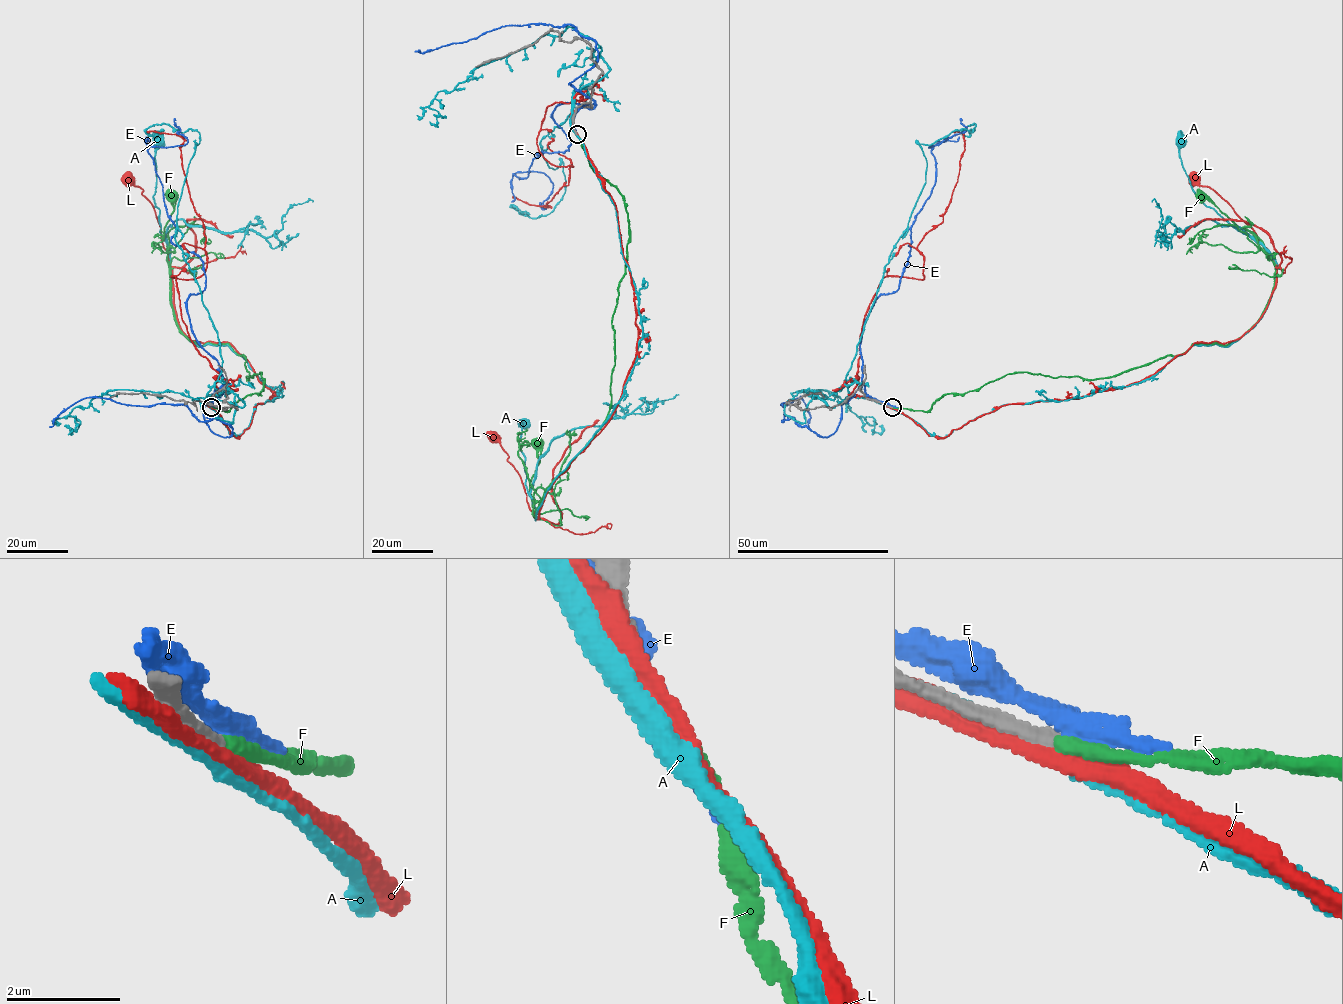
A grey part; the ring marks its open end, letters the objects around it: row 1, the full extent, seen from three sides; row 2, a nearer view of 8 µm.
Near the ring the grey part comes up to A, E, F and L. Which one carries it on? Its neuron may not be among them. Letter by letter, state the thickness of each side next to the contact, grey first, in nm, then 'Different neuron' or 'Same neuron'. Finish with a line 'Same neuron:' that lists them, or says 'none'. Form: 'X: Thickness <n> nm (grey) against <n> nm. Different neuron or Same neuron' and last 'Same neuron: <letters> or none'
A: Thickness 340 nm (grey) against 280 nm. Different neuron
E: Thickness 240 nm (grey) against 340 nm. Different neuron
F: Thickness 240 nm (grey) against 360 nm. Same neuron
L: Thickness 240 nm (grey) against 320 nm. Different neuron
Same neuron: F

